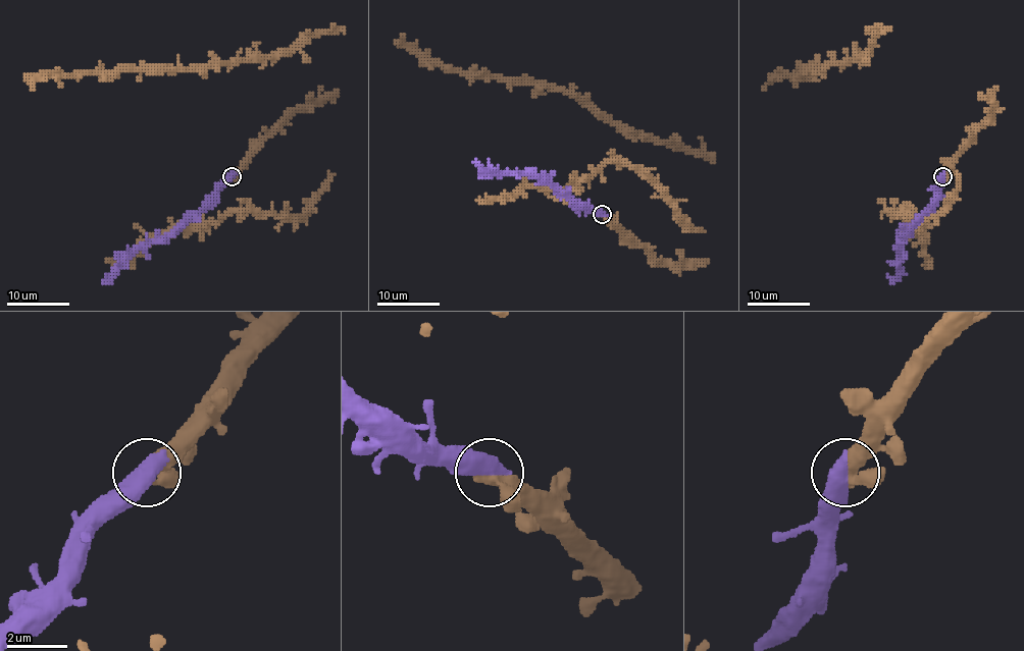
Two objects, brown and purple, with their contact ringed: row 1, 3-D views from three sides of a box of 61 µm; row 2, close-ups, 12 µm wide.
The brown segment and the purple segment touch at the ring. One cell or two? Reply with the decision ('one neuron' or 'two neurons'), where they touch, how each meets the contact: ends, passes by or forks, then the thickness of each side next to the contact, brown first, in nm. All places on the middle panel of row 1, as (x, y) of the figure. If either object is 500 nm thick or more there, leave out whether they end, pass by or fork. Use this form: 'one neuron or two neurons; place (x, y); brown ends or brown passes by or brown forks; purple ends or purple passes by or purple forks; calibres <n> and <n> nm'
one neuron; place (602, 214); calibres 400 and 650 nm

